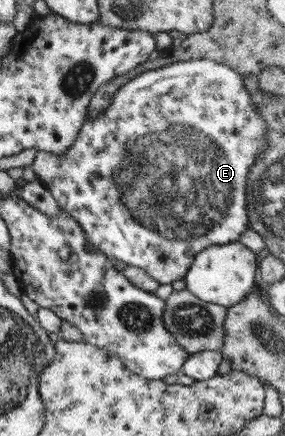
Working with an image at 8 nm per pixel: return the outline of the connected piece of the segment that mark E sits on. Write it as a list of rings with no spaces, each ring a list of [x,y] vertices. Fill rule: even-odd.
[[[187,59],[175,61],[158,69],[142,72],[125,82],[112,94],[108,106],[98,112],[98,116],[87,116],[82,122],[72,146],[62,154],[56,156],[50,152],[37,151],[30,162],[30,168],[35,178],[42,183],[56,205],[74,218],[87,237],[87,246],[90,250],[96,250],[106,258],[118,260],[126,266],[136,266],[149,278],[152,278],[158,285],[171,284],[174,281],[183,280],[194,256],[204,248],[213,245],[224,245],[238,241],[238,238],[247,229],[246,219],[246,177],[254,159],[266,144],[266,124],[256,114],[255,104],[250,99],[249,92],[244,87],[244,82],[239,74],[236,74],[230,66],[221,62],[214,62],[208,59]]]

